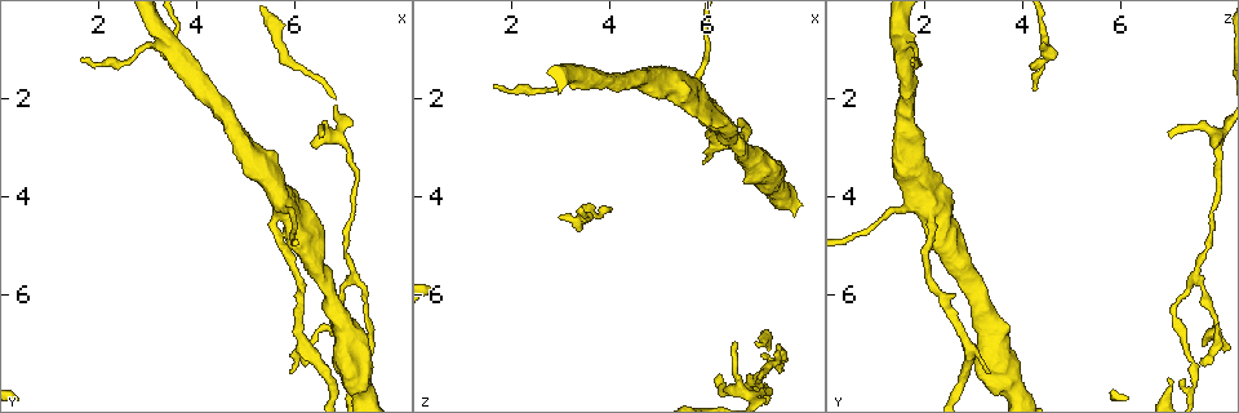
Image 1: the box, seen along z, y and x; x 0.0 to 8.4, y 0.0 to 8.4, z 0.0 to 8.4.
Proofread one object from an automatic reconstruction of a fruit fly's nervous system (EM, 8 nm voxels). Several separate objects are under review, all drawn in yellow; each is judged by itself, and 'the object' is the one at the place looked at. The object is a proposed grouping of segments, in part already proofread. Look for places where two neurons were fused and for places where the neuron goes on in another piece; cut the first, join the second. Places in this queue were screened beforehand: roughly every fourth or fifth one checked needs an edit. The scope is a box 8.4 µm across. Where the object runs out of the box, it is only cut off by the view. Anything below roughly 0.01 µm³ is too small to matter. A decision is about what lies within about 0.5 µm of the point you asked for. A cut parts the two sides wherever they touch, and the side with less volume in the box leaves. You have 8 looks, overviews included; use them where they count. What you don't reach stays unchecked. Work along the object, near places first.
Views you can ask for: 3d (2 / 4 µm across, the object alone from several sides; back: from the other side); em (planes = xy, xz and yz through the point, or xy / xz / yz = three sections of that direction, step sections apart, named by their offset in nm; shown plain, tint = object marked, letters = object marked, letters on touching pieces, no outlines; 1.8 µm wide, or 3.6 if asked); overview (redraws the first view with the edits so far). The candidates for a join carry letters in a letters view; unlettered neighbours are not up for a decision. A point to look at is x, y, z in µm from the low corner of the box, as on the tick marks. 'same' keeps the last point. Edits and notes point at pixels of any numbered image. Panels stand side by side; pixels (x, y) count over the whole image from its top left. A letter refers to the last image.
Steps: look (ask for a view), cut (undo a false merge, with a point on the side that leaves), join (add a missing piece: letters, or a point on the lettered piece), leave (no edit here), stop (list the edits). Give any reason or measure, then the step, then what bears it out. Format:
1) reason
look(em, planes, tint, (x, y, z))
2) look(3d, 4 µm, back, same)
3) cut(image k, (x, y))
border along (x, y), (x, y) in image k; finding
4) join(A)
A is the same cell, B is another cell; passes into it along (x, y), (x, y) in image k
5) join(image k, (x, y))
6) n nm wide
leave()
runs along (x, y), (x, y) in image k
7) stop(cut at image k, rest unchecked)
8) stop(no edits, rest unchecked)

free end
look(em, 3.6 µm, planes, letters, (6.25, 7.45, 7.70))

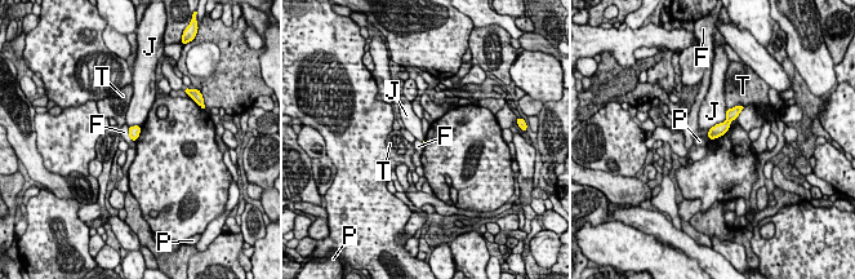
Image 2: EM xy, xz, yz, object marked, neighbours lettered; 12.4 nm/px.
J touches over 360 nm
leave()
F, J, P and T are other cells; runs along (735, 111), (711, 134) in image 2; no lettered piece goes on from it

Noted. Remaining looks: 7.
branch point
look(em, xy, step 8, tint, (6.10, 4.75, 2.35))

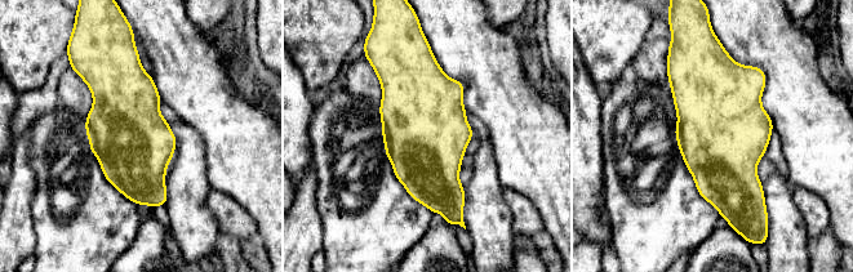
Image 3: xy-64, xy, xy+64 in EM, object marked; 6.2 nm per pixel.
what lies round it
look(em, xy, step 8, letters, same)

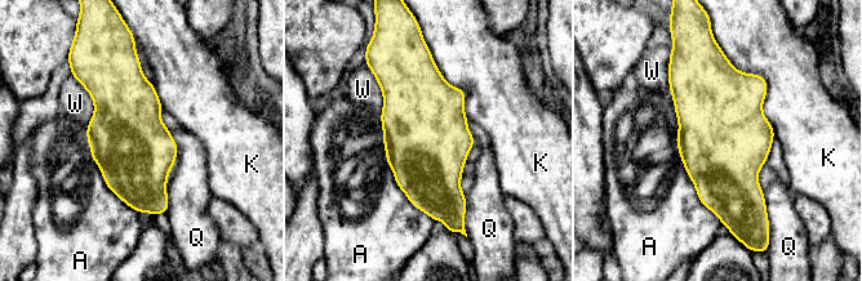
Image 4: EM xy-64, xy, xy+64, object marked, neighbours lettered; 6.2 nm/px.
480 nm wide
leave()
A, K, Q and W are other cells; border along (679, 155), (698, 200), (721, 223) in image 4; one neuron here

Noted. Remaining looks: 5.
tapers out
look(em, xy, step 4, tint, (1.65, 1.25, 1.75))

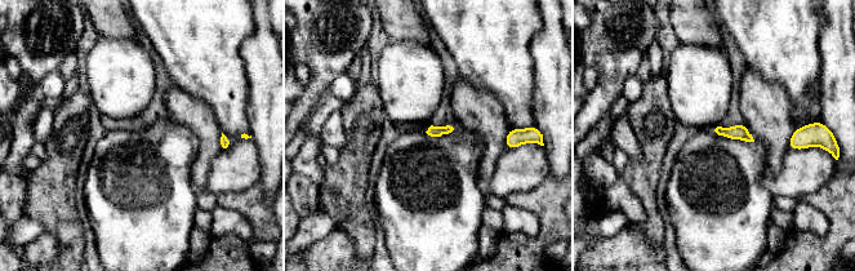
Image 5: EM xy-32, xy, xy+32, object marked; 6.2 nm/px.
cut it another way
look(em, planes, letters, same)

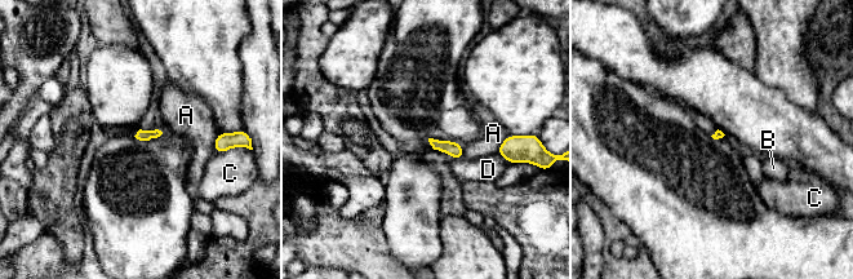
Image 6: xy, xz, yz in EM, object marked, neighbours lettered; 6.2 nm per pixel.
leave()
A, B, C and D are other cells; border along (496, 153), (510, 163) in image 6; none of them fits

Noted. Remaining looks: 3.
stop(no edits, rest unchecked)

